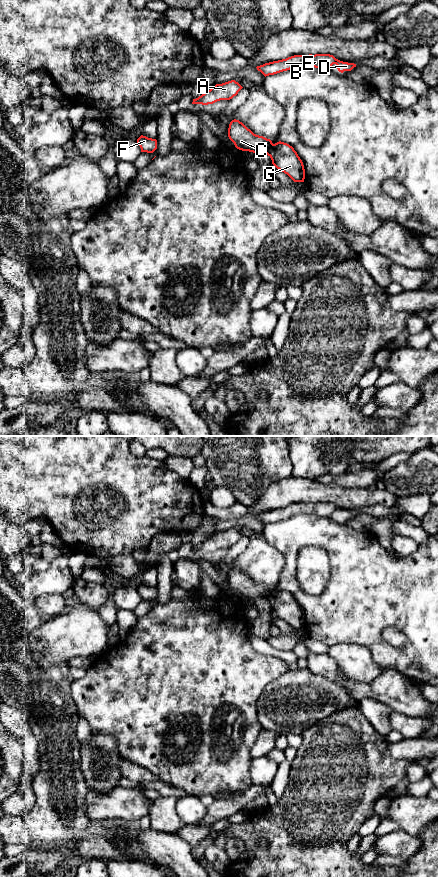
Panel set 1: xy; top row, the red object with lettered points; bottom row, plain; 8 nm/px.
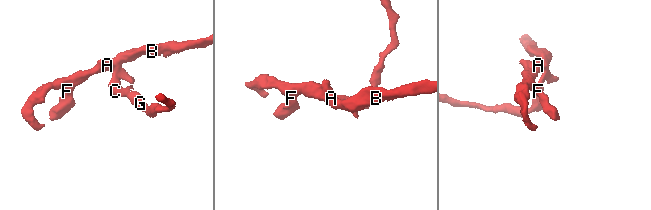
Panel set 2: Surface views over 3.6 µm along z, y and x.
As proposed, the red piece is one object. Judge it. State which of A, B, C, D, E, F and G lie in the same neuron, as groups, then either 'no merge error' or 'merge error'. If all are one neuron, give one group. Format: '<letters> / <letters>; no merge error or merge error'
A B C D E F / G; merge error

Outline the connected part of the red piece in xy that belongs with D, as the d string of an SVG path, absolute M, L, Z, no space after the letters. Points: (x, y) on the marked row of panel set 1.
M309 54L294 55L286 59L265 63L263 65L257 66L256 68L266 77L302 65L329 70L333 64L337 65L337 69L341 73L344 71L351 71L354 67L356 67L356 64L354 63L340 61L330 54Z

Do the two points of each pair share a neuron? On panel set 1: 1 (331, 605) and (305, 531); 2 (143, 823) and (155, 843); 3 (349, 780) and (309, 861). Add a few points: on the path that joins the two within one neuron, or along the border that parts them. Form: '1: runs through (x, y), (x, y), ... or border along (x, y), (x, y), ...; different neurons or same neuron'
1: runs through (338, 585), (338, 554), (326, 542); same neuron
2: border along (135, 824), (142, 831), (149, 828); different neurons
3: runs through (329, 800), (309, 826), (309, 841); same neuron

